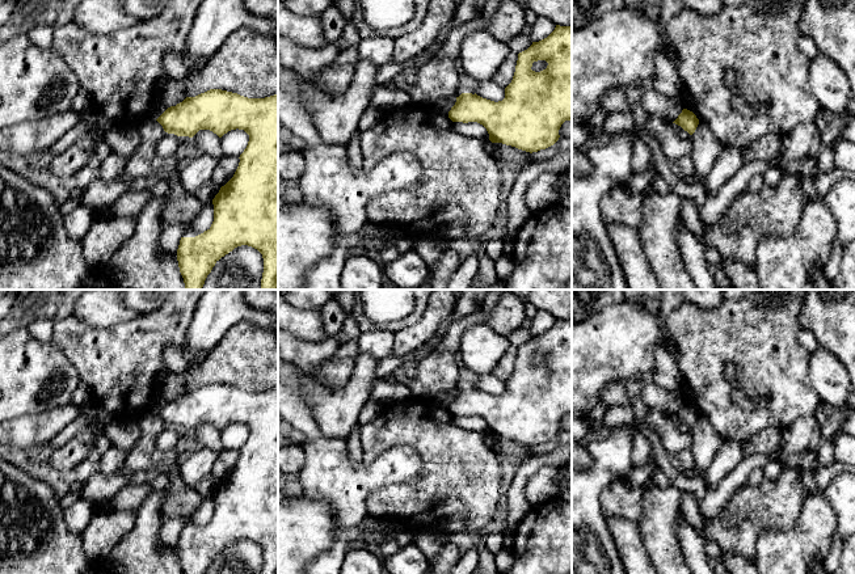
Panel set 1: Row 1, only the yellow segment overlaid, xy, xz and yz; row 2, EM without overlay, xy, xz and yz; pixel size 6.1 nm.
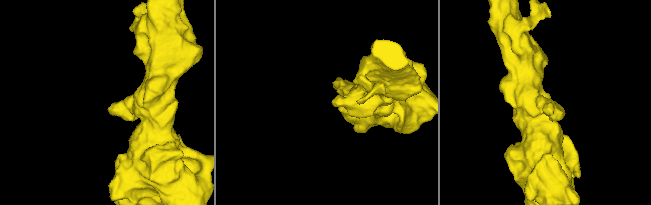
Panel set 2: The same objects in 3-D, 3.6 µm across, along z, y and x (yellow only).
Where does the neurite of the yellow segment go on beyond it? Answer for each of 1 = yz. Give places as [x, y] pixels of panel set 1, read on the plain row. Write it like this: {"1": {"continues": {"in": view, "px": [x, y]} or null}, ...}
{"1": {"continues": null}}

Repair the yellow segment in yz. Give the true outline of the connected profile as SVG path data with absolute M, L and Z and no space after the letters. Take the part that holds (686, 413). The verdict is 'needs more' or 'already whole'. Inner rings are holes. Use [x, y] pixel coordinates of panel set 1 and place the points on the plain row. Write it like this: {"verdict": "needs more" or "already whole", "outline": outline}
{"verdict": "already whole", "outline": "M683 402L673 417L681 419L685 425L692 429L699 418L699 413L692 405Z"}

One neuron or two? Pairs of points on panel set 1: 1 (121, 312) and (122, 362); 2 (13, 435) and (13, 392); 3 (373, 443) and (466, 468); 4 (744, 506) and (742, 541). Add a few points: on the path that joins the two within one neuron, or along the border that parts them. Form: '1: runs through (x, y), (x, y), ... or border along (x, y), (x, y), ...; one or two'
1: border along (140, 315), (130, 320), (91, 328); two
2: border along (43, 412), (13, 418); two
3: runs through (396, 437), (433, 437), (442, 446); one
4: runs through (744, 515), (741, 519), (741, 532); one

